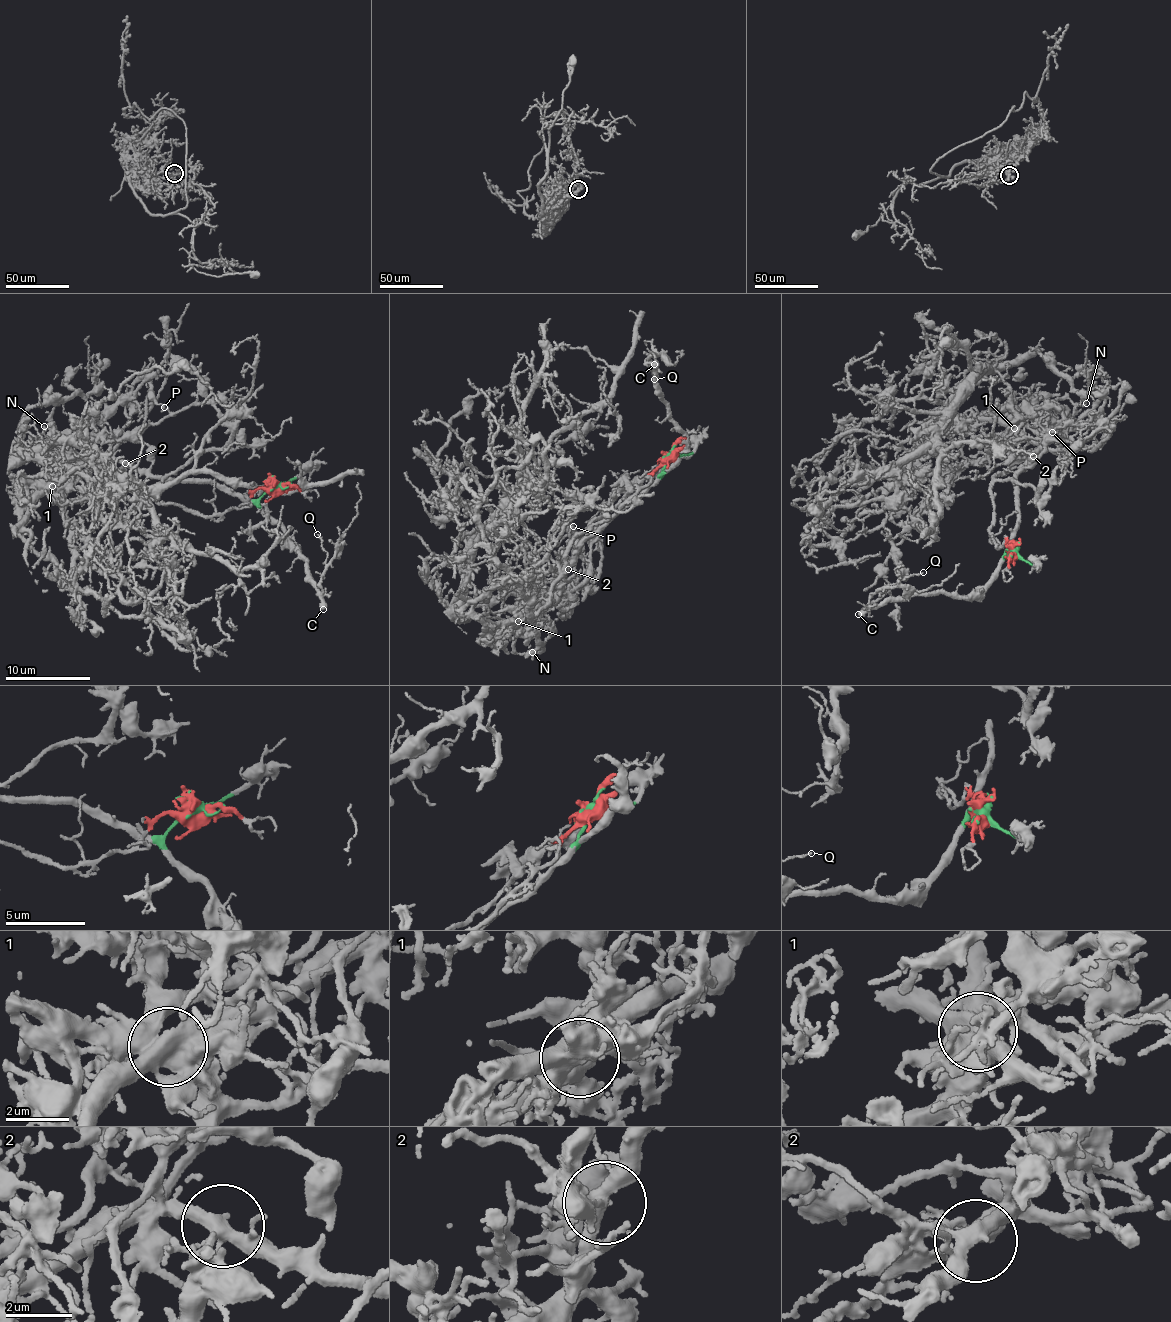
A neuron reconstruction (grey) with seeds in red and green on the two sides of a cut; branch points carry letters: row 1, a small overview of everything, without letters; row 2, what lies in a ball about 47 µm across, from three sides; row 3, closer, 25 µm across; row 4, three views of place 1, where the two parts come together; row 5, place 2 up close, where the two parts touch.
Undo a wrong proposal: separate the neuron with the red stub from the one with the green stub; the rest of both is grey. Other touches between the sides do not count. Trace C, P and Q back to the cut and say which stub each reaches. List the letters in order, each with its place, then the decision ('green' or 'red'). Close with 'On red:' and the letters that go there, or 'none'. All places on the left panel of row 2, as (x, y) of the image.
C: (323, 609) | green
P: (164, 407) | green
Q: (317, 534) | green
On red: none

